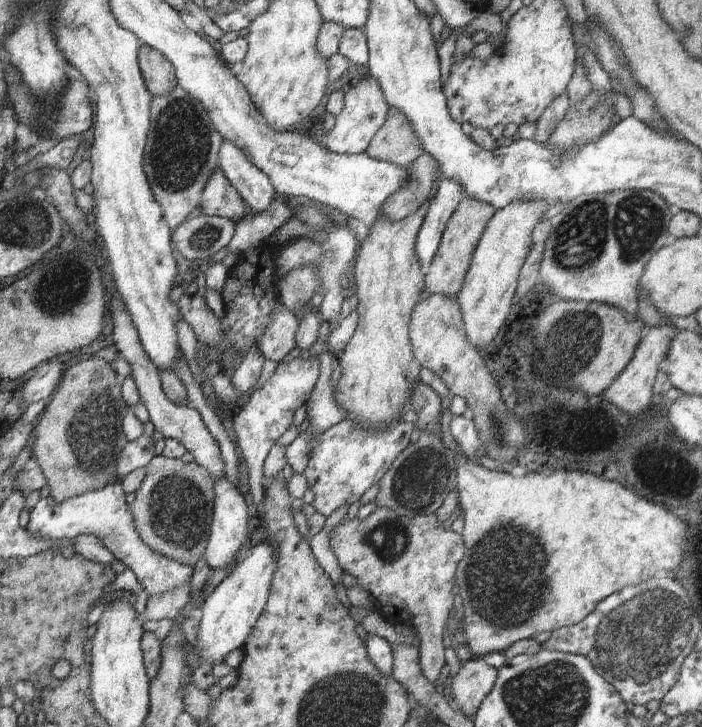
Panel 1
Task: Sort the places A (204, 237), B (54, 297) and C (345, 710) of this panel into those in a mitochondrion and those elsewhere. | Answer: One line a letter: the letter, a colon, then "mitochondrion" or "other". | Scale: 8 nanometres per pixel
A: mitochondrion
B: mitochondrion
C: mitochondrion

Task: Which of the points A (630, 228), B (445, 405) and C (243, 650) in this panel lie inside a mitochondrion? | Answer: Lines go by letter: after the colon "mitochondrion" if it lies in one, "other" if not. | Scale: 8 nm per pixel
A: mitochondrion
B: other
C: other

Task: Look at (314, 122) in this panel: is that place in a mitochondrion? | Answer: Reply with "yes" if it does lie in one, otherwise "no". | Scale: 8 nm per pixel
no

